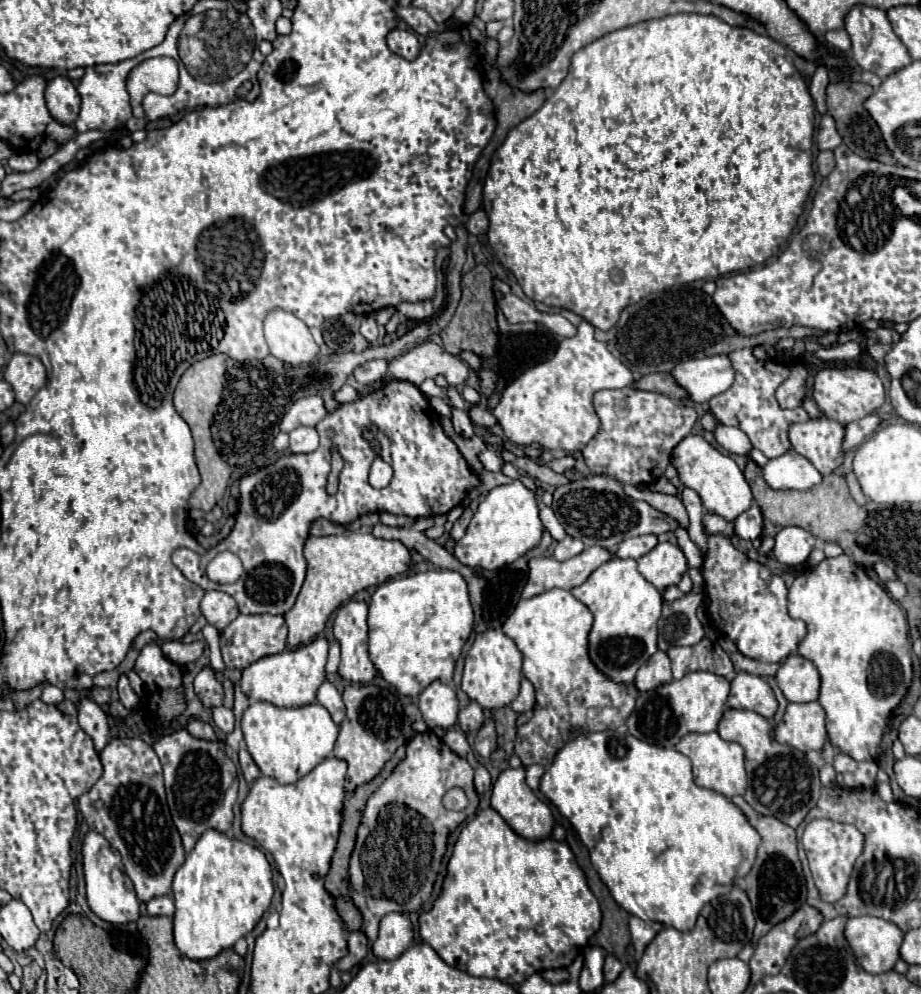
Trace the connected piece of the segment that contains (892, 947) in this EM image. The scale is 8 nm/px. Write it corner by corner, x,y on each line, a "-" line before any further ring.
875,916
849,918
845,926
845,938
853,948
857,962
873,974
893,970
899,960
903,936
905,934
897,924

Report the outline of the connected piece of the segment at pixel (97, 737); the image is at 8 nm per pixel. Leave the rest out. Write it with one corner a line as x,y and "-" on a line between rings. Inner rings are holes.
81,700
81,704
79,704
79,724
85,730
85,734
91,736
97,752
101,752
107,746
107,742
111,740
107,716
93,700

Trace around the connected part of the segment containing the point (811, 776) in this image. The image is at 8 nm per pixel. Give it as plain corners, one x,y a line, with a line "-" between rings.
725,710
717,732
723,740
737,742
745,748
745,768
749,778
745,800
759,814
777,816
781,822
797,828
819,800
821,784
817,766
813,766
801,750
779,744
773,738
771,722
753,710

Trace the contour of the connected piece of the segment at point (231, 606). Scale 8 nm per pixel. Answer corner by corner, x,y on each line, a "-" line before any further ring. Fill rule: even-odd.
209,590
205,592
205,598
201,600
201,614
207,618
211,626
221,630
239,616
239,608
229,594
219,590

